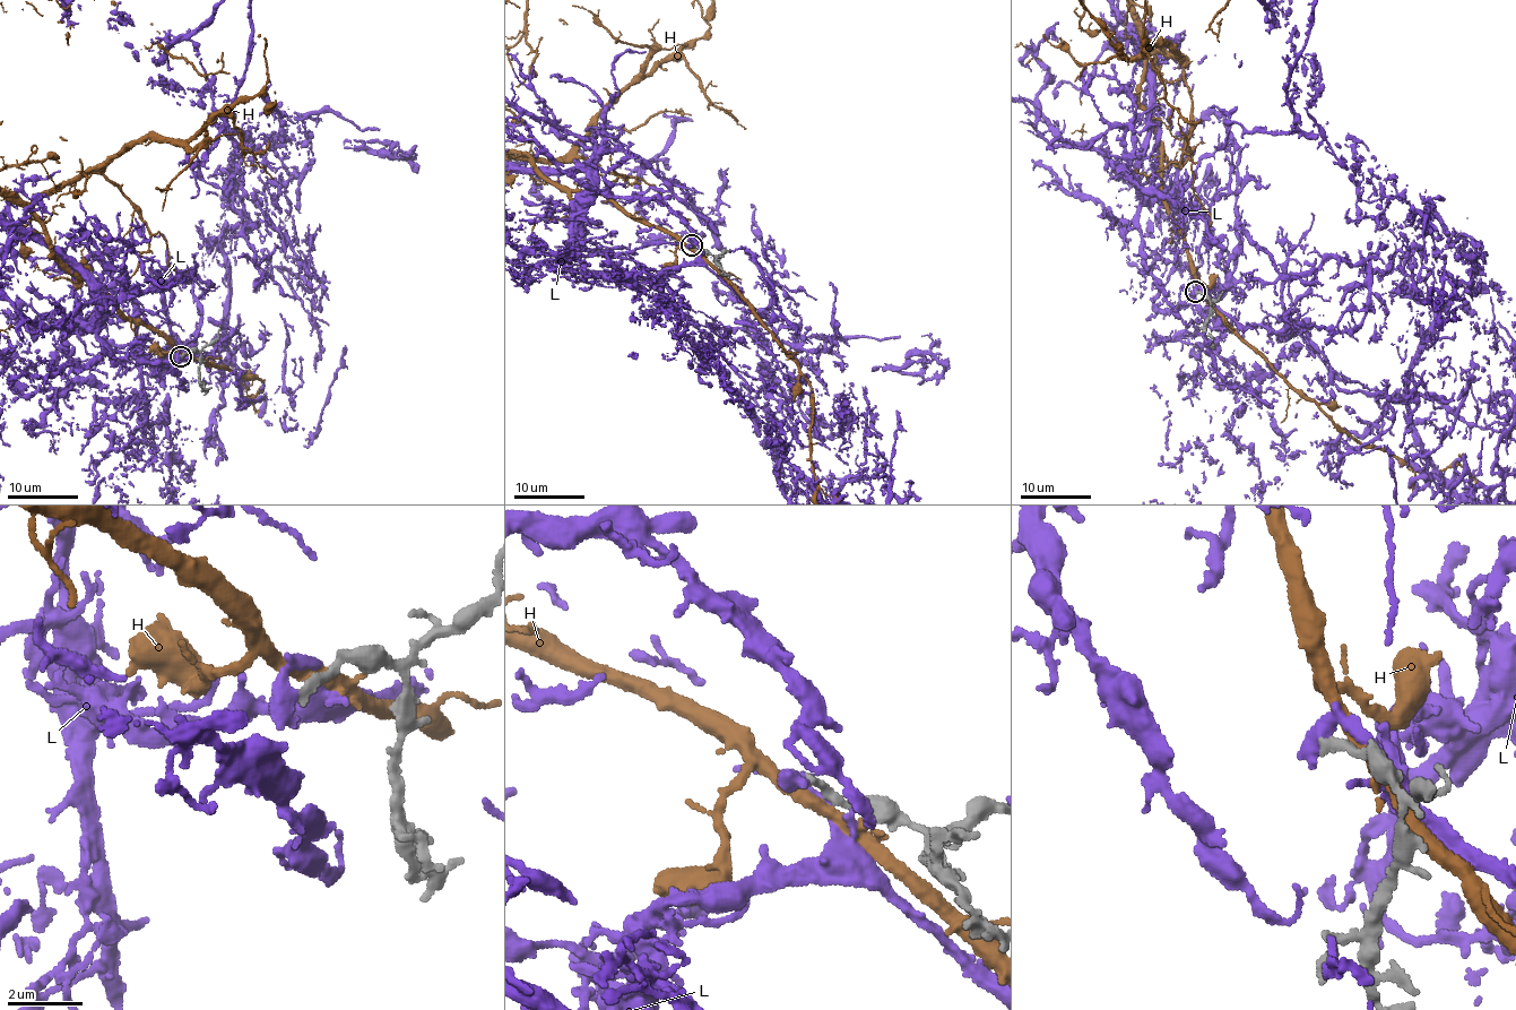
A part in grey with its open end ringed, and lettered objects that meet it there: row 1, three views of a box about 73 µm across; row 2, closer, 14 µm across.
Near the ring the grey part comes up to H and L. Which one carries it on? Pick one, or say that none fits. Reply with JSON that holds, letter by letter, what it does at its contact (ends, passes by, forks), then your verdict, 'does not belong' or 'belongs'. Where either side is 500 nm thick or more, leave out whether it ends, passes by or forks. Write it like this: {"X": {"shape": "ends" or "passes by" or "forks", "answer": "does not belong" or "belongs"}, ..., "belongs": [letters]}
{"H": {"shape": "passes by", "answer": "does not belong"}, "L": {"shape": "passes by", "answer": "belongs"}, "belongs": ["L"]}

